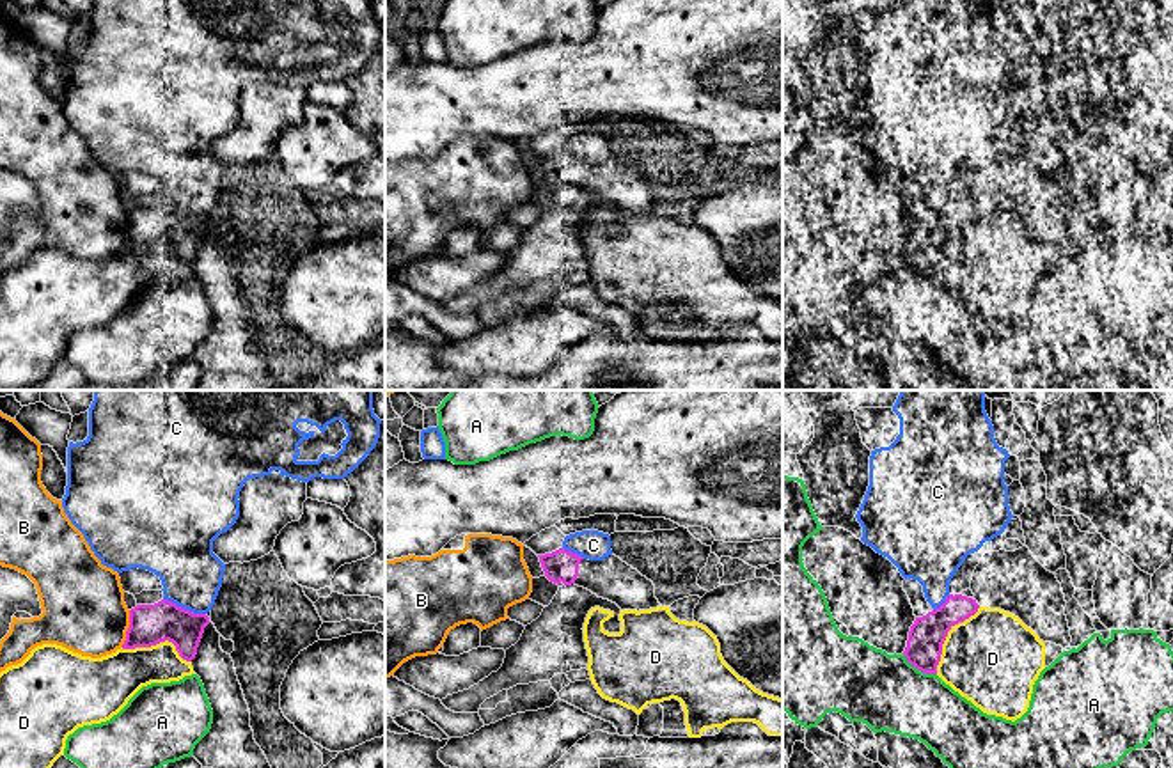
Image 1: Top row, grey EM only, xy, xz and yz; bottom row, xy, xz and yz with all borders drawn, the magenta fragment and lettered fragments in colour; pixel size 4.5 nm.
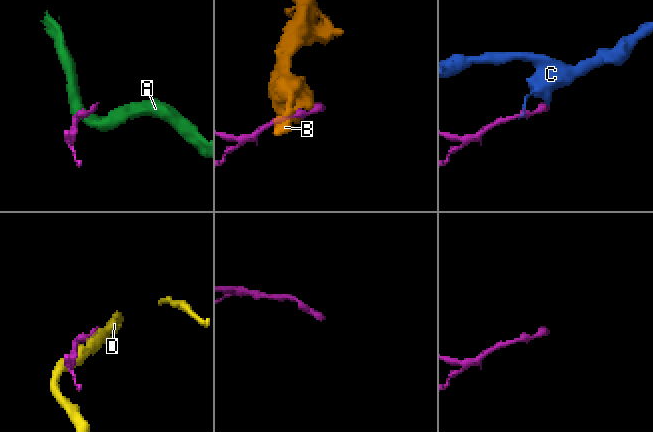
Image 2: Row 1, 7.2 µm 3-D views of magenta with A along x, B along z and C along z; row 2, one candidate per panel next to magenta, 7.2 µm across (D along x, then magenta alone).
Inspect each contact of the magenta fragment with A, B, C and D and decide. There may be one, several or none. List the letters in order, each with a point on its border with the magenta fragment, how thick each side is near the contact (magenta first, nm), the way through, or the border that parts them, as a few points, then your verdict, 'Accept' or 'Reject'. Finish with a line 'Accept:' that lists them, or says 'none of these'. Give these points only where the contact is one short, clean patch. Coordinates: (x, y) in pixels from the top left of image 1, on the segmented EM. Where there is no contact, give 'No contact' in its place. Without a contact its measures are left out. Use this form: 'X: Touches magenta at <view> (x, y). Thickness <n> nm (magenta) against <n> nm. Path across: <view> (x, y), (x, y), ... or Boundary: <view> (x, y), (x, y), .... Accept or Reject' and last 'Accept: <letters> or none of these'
A: Touches magenta at yz (918, 669). Thickness 160 nm (magenta) against 340 nm. Reject
B: Touches magenta at xy (128, 628). Thickness 190 nm (magenta) against 380 nm. Reject
C: Touches magenta at xy (185, 609). Thickness 190 nm (magenta) against 280 nm. Reject
D: Touches magenta at yz (946, 635). Thickness 160 nm (magenta) against 420 nm. Reject
Accept: none of these

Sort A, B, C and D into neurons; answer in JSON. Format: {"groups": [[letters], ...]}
{"groups": [["A"], ["B"], ["C"], ["D"]]}

